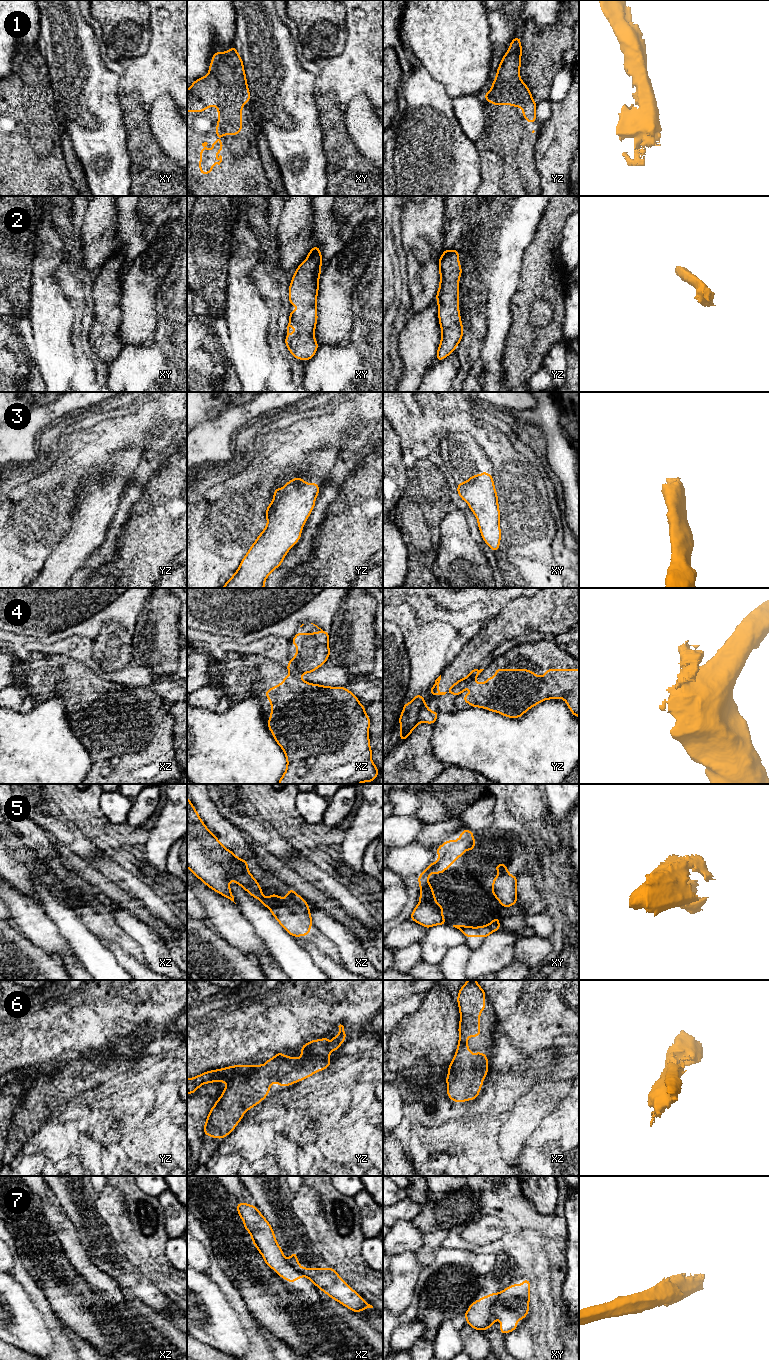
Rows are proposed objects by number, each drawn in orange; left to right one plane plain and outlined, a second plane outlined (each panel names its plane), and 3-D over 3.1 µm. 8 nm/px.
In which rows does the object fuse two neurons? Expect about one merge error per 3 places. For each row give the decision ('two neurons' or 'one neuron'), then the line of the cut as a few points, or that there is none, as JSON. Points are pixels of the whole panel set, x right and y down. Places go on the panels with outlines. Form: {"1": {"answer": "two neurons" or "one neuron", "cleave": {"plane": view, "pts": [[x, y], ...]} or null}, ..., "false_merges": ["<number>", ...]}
{"1": {"answer": "one neuron", "cleave": null}, "2": {"answer": "one neuron", "cleave": null}, "3": {"answer": "one neuron", "cleave": null}, "4": {"answer": "two neurons", "cleave": {"plane": "xz", "pts": [[291, 673], [299, 678]]}}, "5": {"answer": "two neurons", "cleave": {"plane": "xz", "pts": [[269, 897], [269, 908]]}}, "6": {"answer": "one neuron", "cleave": null}, "7": {"answer": "two neurons", "cleave": {"plane": "xy", "pts": [[499, 1293], [491, 1307], [490, 1326]]}}, "false_merges": ["4", "5", "7"]}

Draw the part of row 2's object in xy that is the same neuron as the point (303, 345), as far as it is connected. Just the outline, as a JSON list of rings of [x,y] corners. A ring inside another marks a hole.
[[[318,246],[308,252],[308,258],[296,269],[289,286],[289,301],[299,307],[290,311],[285,343],[296,359],[309,361],[318,344],[314,337],[317,324],[316,301],[321,273],[322,256]]]

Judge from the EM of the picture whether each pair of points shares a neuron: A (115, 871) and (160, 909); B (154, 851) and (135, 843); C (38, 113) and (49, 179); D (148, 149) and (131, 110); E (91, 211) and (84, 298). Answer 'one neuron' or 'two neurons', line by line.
A: one neuron
B: two neurons
C: one neuron
D: one neuron
E: one neuron

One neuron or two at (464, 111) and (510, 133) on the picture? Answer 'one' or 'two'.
two

